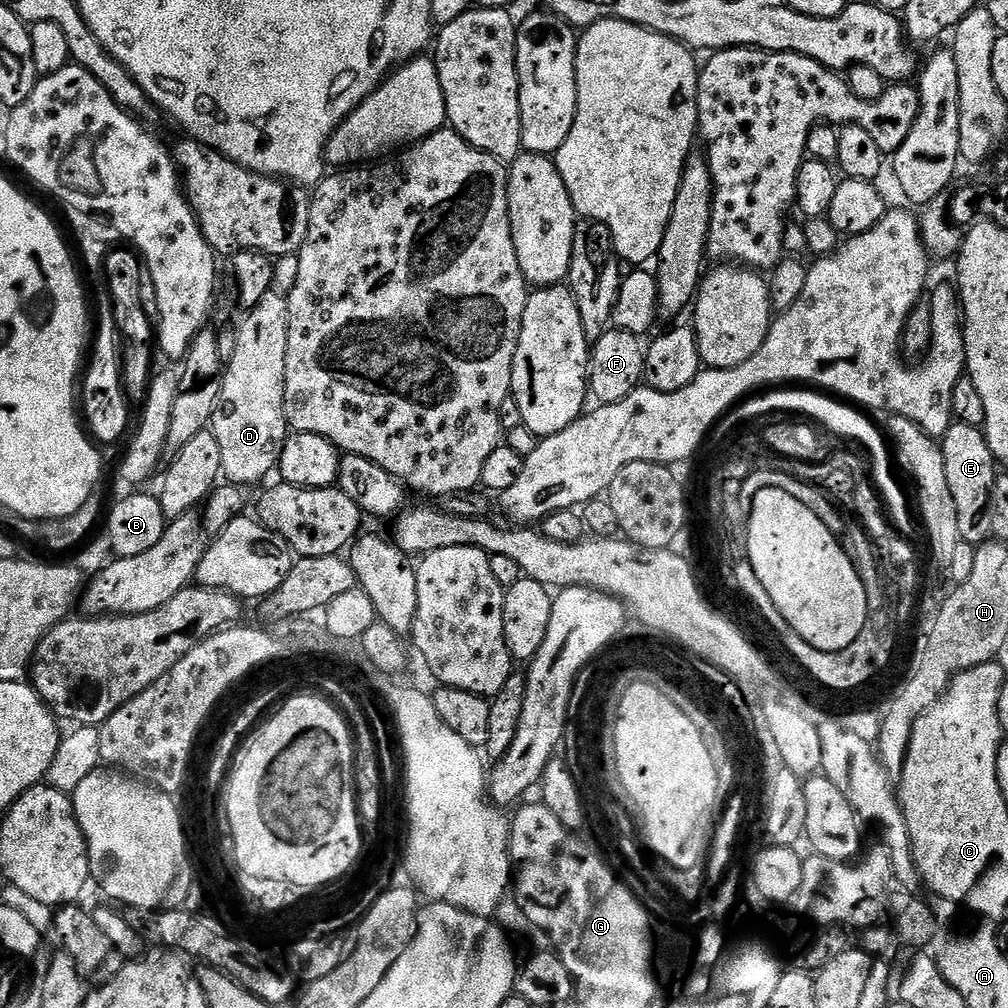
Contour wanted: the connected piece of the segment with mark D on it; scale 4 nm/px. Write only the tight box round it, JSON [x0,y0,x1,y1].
[210,290,290,487]

